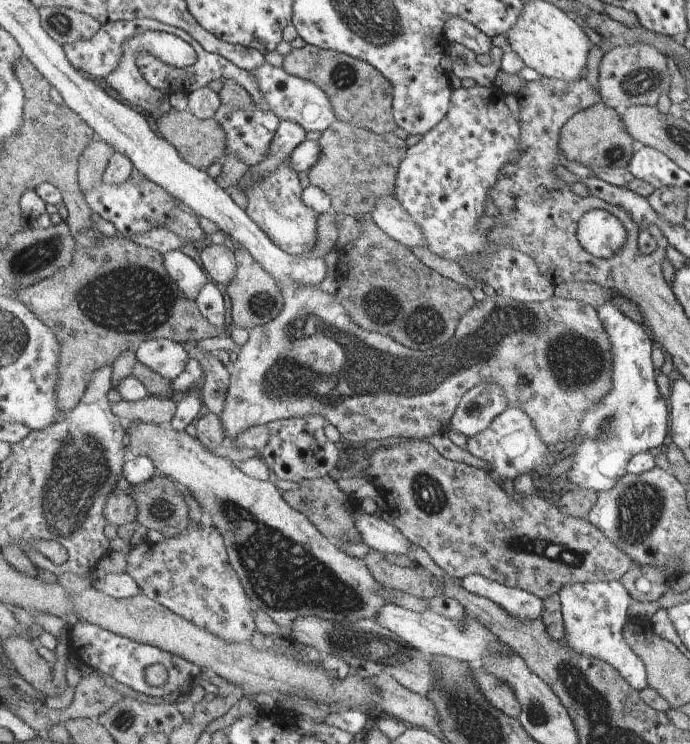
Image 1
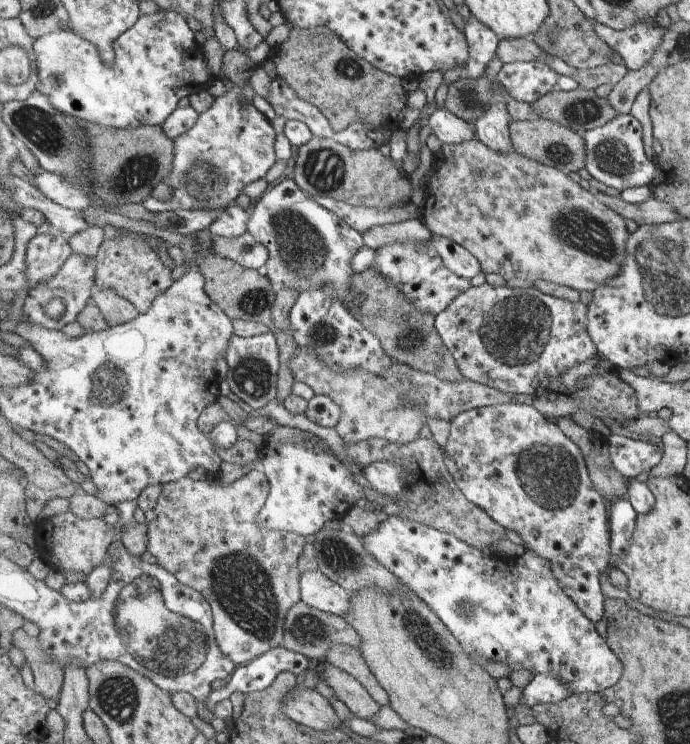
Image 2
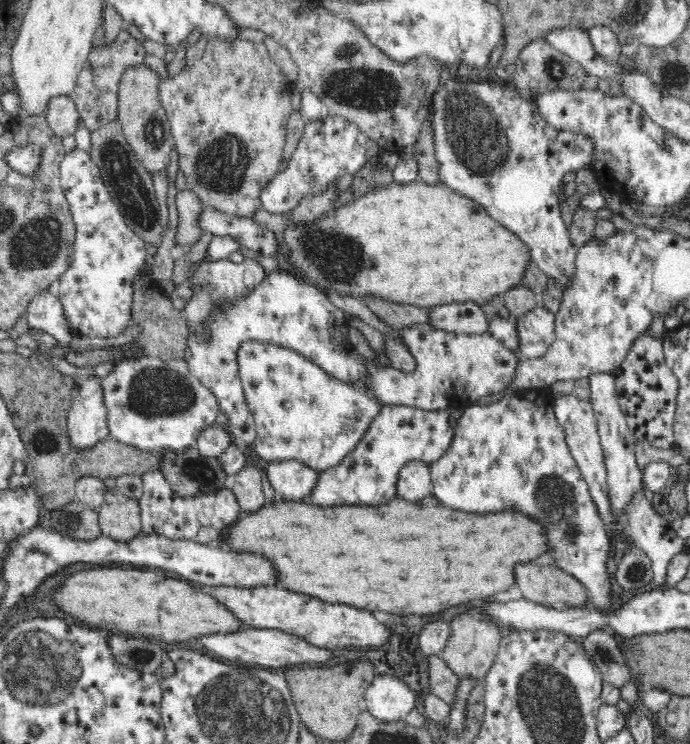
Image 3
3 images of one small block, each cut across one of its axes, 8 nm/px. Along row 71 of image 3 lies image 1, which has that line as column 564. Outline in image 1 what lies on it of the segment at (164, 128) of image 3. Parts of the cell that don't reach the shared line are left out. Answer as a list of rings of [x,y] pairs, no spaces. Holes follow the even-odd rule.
[[[603,101],[594,102],[585,110],[575,114],[571,120],[568,120],[561,132],[558,149],[565,155],[565,158],[591,169],[628,168],[638,145],[637,140],[629,134],[622,116]]]

